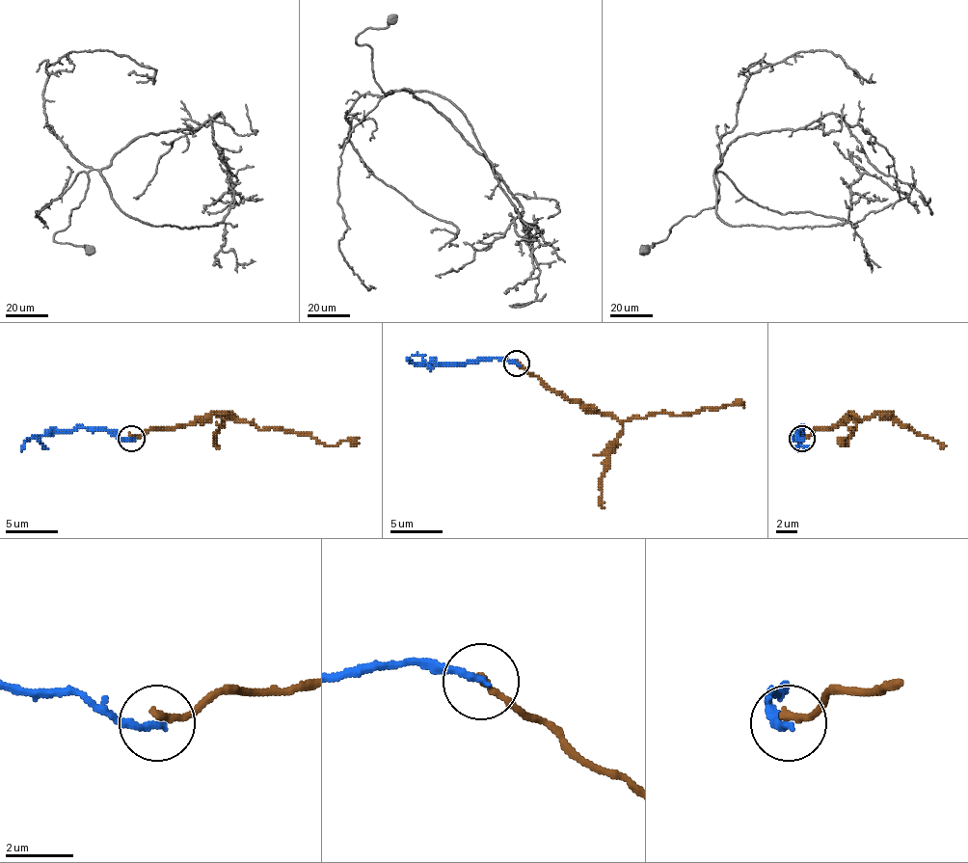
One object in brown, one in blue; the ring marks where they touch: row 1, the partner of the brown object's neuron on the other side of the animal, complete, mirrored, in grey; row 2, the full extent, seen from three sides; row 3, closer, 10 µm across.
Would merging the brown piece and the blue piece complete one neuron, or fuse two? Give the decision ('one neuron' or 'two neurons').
two neurons

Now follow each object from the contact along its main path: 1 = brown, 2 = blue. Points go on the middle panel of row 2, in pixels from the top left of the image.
1: (517, 363), (567, 397), (612, 413), (620, 420), (667, 413), (691, 416), (712, 408), (743, 402)
2: (517, 363), (494, 358), (470, 363), (407, 360)

